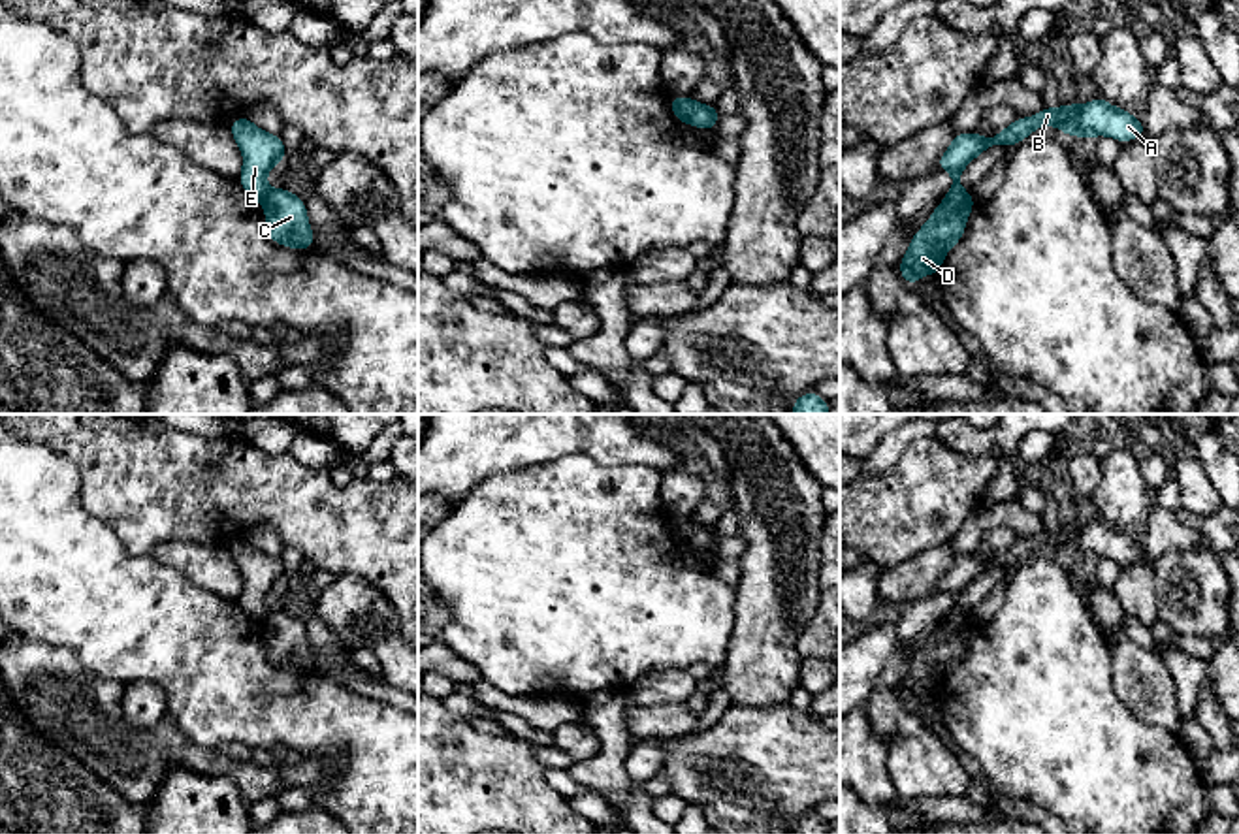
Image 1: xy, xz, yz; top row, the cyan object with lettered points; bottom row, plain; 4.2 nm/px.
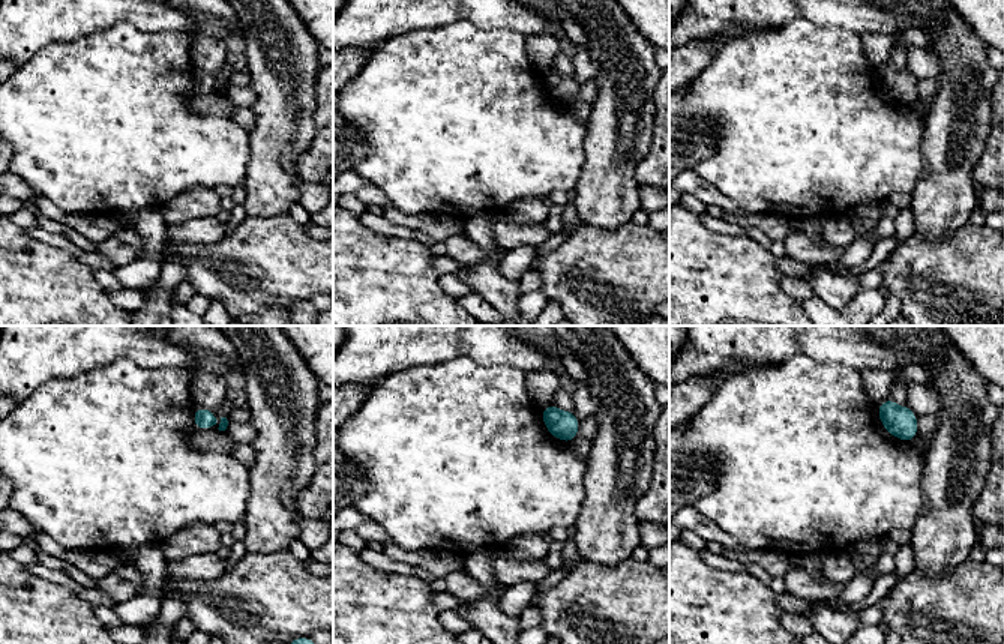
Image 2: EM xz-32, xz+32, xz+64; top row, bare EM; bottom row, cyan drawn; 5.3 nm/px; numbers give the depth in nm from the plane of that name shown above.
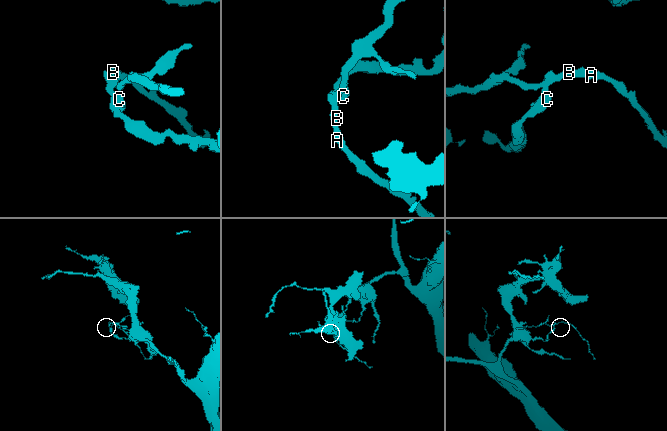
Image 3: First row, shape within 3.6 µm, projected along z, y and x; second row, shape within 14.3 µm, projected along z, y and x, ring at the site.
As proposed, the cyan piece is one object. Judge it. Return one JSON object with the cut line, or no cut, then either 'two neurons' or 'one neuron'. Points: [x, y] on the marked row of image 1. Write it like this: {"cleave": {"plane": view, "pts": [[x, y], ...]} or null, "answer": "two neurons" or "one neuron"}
{"cleave": {"plane": "xz", "pts": [[691, 98], [684, 121]]}, "answer": "two neurons"}

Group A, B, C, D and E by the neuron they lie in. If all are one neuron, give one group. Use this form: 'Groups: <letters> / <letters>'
Groups: A B E / C D

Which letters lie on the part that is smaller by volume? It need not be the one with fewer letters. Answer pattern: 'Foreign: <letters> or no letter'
Foreign: A, B, E

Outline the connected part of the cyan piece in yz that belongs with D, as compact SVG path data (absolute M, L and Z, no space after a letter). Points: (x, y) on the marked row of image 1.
M968 190L945 198L926 224L915 232L898 269L906 284L913 286L925 275L940 273L945 254L964 237L966 220L975 205Z

